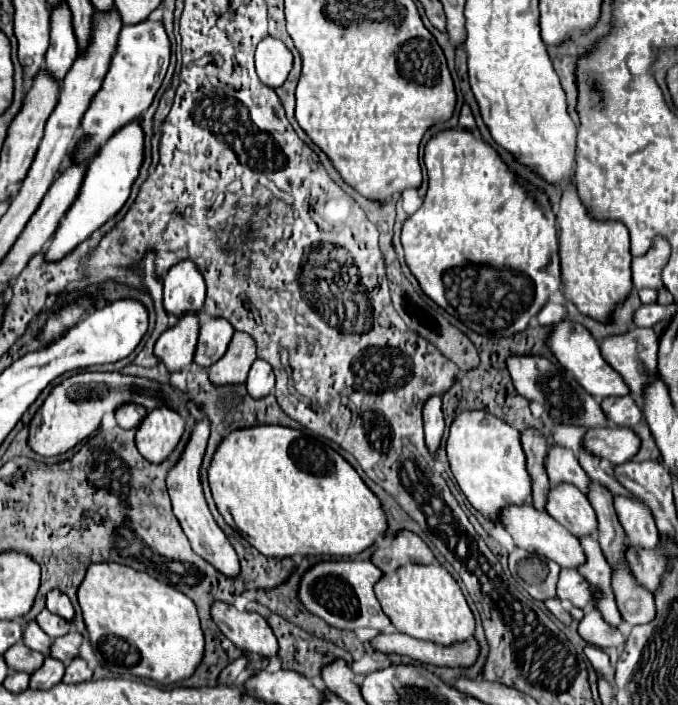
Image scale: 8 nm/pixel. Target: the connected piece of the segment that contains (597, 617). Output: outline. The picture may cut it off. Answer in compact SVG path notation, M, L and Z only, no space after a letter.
M589 610L585 618L579 622L579 636L587 644L593 644L599 648L609 648L625 642L623 632L609 628L601 618L601 614L597 614L597 610Z

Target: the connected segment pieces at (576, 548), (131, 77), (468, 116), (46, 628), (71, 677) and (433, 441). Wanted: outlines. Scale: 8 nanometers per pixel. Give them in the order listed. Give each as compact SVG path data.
M531 502L507 506L499 514L499 522L511 534L515 546L529 550L533 554L541 554L541 556L557 562L561 568L577 568L581 562L585 562L585 554L581 554L579 540L573 534L569 534L569 530L565 530L565 526L561 526L557 520L553 520L545 510L537 510Z
M147 18L137 26L123 26L103 86L93 98L93 104L89 106L81 122L81 134L93 134L93 146L85 150L85 160L89 160L93 150L101 146L101 142L105 142L105 138L109 138L109 134L113 134L117 126L133 122L133 118L139 118L151 106L165 78L169 66L169 54L171 54L171 44L161 18Z
M467 102L461 106L459 126L461 126L461 128L467 128L467 130L473 130L473 128L475 128L475 120L473 120L473 114L471 114L471 108L469 108Z
M43 610L39 616L37 616L37 622L41 626L41 630L45 634L49 634L49 638L59 638L61 634L67 634L71 630L71 622L67 622L65 618L49 612L49 610Z
M77 656L77 658L73 658L73 660L67 664L63 682L67 682L67 684L85 682L85 680L91 680L91 674L93 674L93 672L91 672L91 668L87 666L87 662L85 662L81 656Z
M429 396L423 404L423 424L425 424L425 442L431 452L439 448L445 424L441 412L441 396Z

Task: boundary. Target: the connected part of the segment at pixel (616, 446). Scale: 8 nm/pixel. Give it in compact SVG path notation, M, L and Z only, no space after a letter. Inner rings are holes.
M591 428L583 436L583 446L599 458L609 460L611 464L621 464L631 460L639 448L641 440L631 428Z

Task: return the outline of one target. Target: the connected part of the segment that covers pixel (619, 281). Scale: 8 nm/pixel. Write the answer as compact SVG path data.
M575 180L569 182L567 190L563 192L557 222L561 226L559 256L565 298L571 300L581 314L607 322L613 308L621 300L625 300L633 288L629 230L623 222L591 218L587 206L581 202L577 194Z

